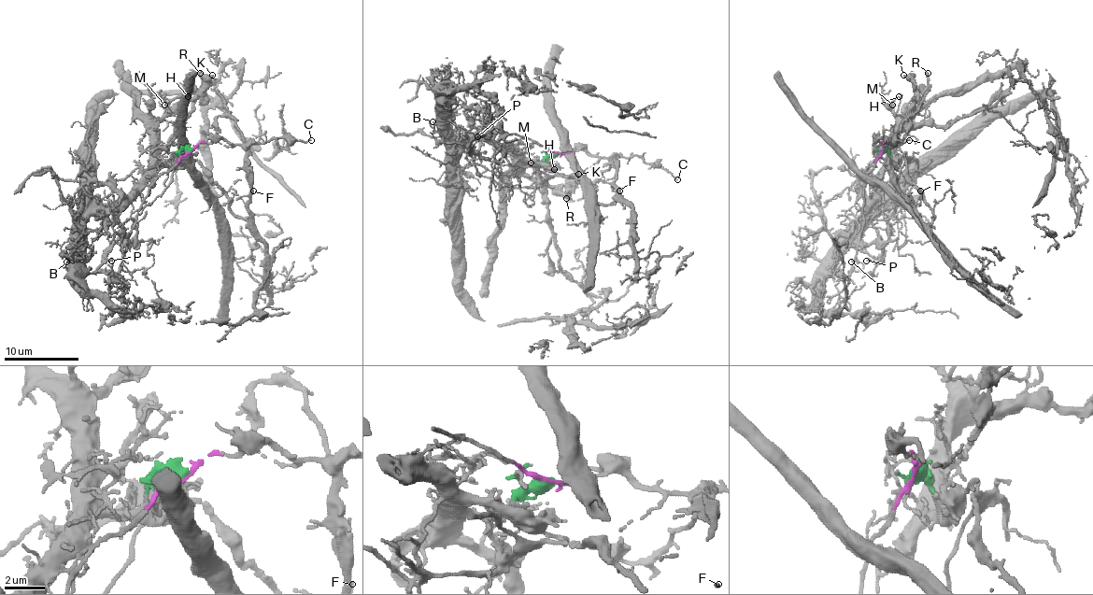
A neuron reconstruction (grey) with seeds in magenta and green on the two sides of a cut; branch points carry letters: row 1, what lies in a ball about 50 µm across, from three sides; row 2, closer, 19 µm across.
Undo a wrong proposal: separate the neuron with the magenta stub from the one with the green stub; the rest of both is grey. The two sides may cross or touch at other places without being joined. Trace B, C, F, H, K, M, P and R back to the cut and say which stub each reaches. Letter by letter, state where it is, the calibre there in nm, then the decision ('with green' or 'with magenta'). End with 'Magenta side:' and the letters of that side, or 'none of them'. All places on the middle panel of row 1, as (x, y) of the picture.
B: place (432, 121); calibre 110 nm; with green
C: place (677, 179); calibre 110 nm; with magenta
F: place (619, 191); calibre 140 nm; with magenta
H: place (554, 169); calibre 150 nm; with green
K: place (578, 174); calibre 170 nm; with green
M: place (531, 162); calibre 130 nm; with green
P: place (477, 136); calibre 130 nm; with green
R: place (566, 198); calibre 280 nm; with green
Magenta side: C, F

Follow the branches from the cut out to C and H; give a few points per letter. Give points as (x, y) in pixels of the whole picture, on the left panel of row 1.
C: (190, 152), (199, 143), (212, 143), (216, 139), (238, 143), (266, 143), (281, 137), (311, 139)
H: (190, 152), (182, 150), (165, 163), (158, 143), (160, 120), (175, 113), (188, 96)

